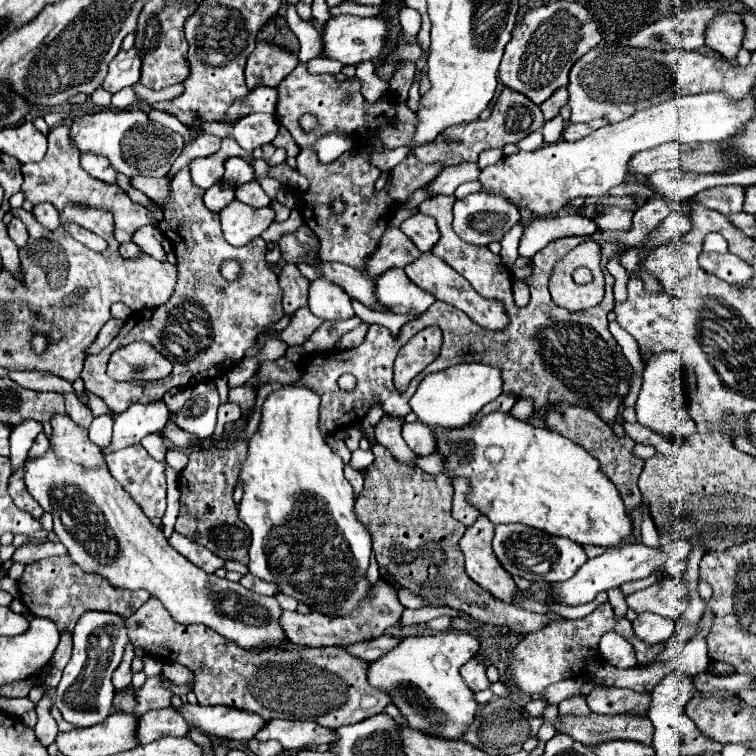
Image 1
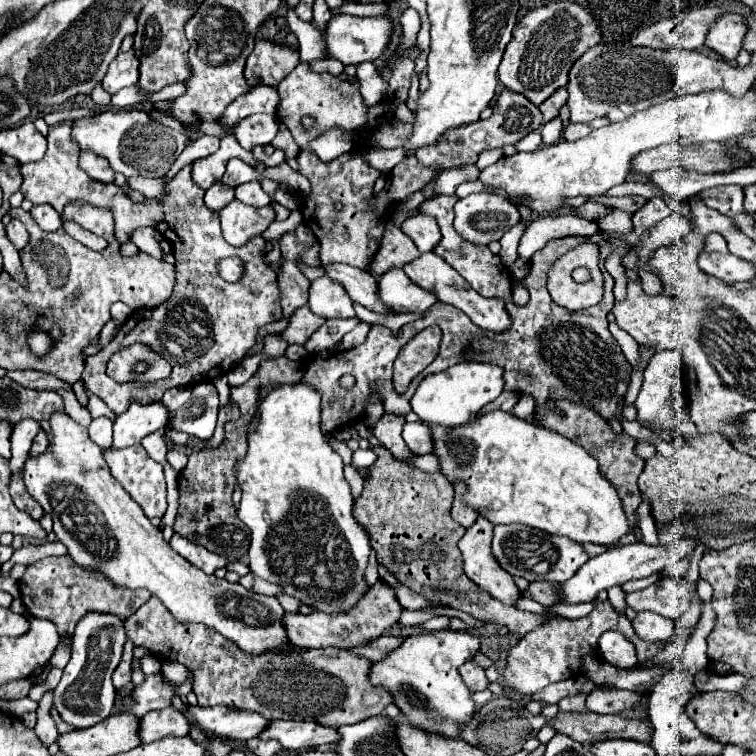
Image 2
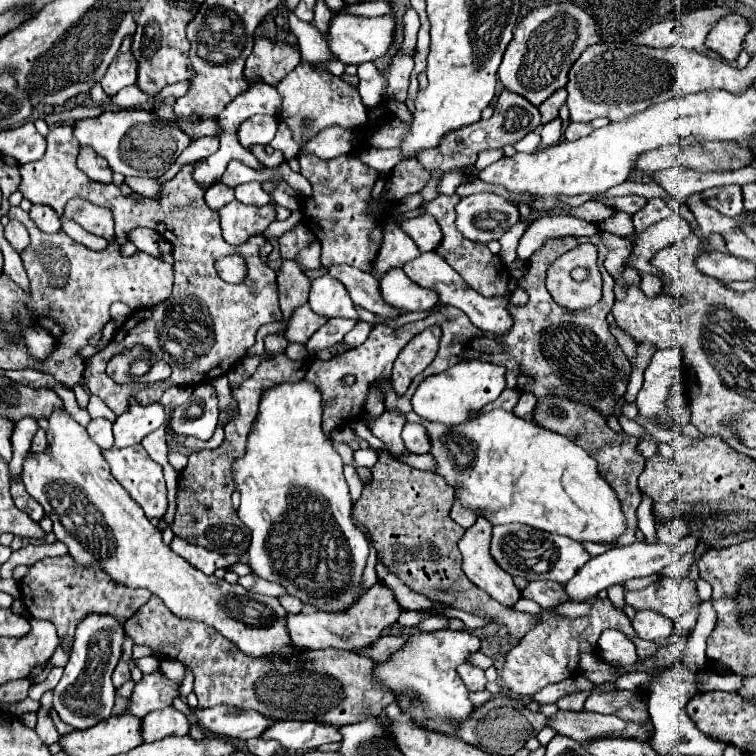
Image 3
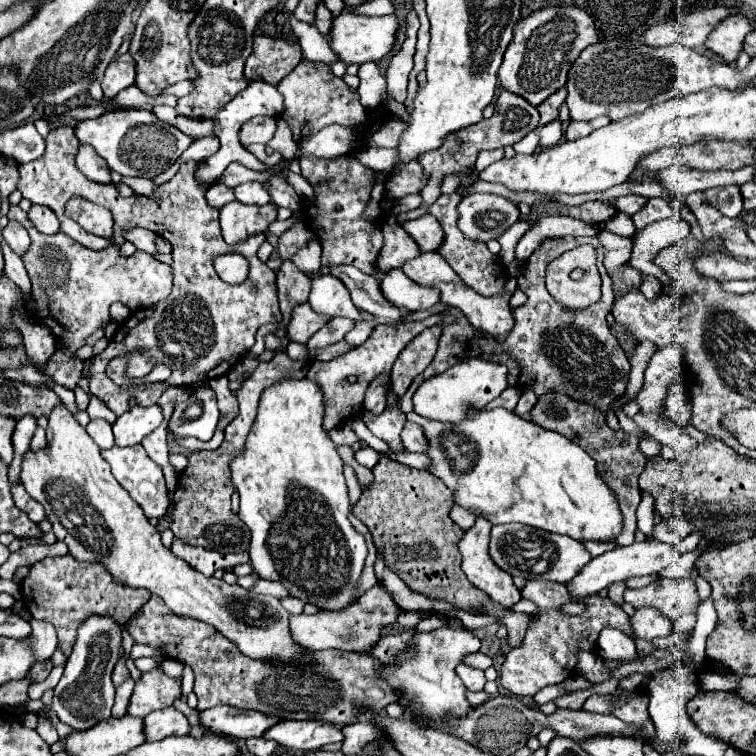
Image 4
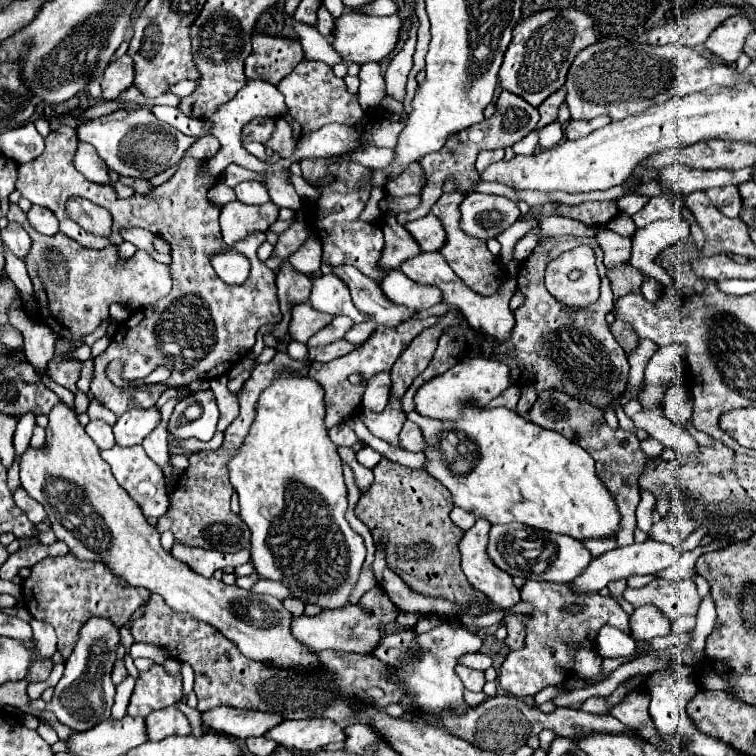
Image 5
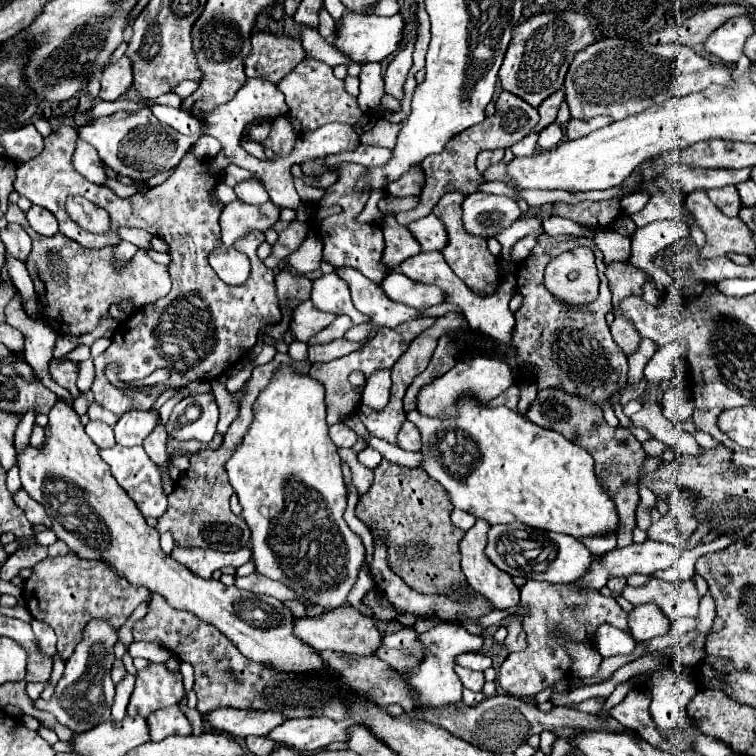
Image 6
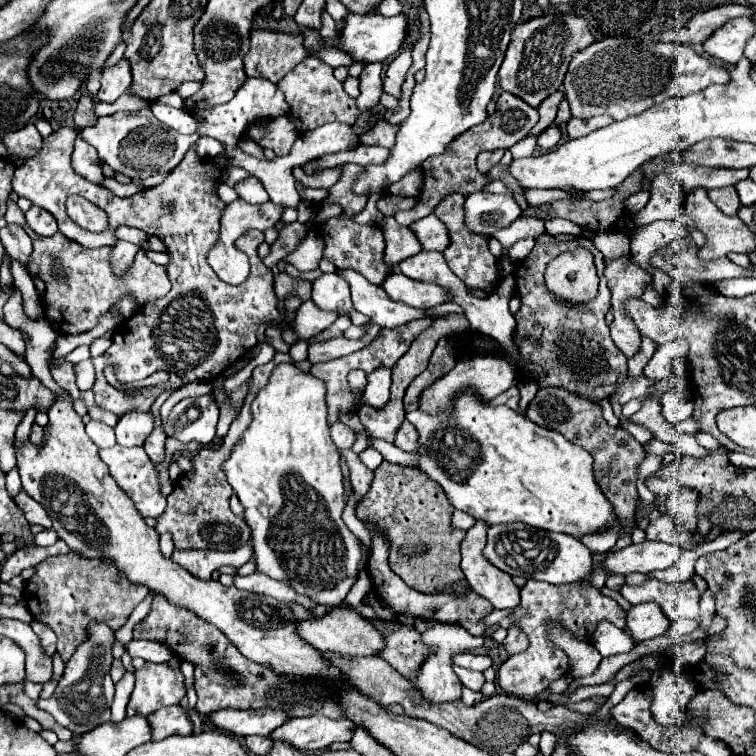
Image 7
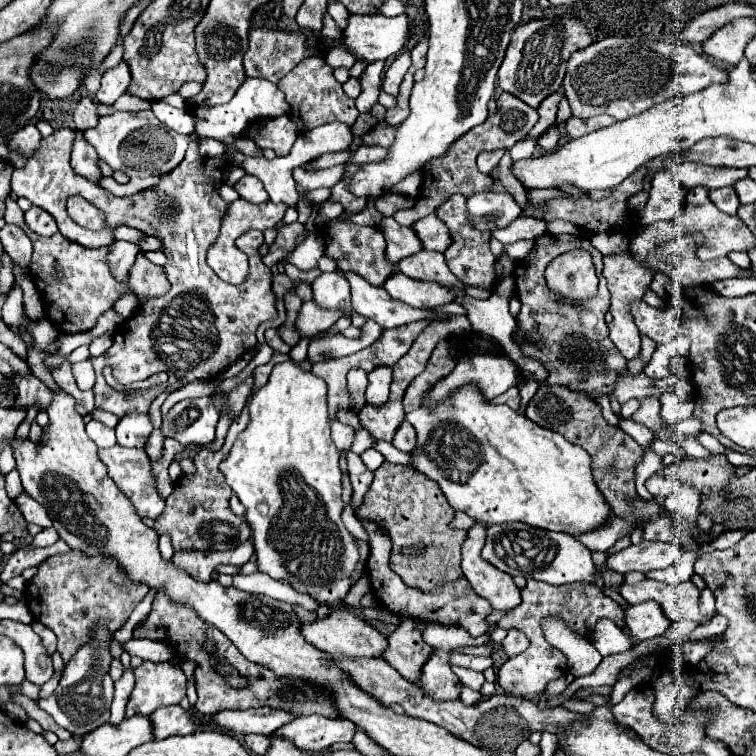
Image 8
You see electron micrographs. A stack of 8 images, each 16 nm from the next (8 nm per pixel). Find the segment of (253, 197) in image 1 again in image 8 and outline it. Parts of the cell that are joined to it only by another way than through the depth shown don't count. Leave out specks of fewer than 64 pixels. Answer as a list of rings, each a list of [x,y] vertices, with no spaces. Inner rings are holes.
[[[246,174],[244,178],[240,178],[234,184],[234,190],[240,194],[240,198],[244,198],[248,202],[254,202],[254,204],[260,204],[264,200],[269,200],[262,182],[256,176],[250,176],[250,174]]]

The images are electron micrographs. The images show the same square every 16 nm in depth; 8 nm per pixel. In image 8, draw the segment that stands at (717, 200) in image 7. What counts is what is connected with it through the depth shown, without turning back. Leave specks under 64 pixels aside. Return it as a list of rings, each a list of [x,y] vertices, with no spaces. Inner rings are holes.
[[[732,186],[728,188],[718,188],[718,190],[710,190],[710,200],[726,214],[736,214],[740,202],[738,202],[738,196],[734,192]]]

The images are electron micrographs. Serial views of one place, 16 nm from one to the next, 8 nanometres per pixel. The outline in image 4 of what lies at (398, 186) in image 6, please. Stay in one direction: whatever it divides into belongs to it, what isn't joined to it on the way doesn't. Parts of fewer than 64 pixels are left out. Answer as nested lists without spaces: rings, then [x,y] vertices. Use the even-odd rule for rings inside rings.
[[[418,162],[406,164],[400,174],[388,180],[384,188],[384,198],[402,198],[408,194],[418,194],[424,188],[424,180],[428,180],[428,176],[424,176],[424,170]]]

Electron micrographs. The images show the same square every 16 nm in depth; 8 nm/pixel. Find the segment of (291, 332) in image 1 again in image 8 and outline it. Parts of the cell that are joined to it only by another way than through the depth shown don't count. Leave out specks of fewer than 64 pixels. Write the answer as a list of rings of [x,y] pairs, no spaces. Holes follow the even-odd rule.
[[[304,302],[296,320],[300,336],[318,336],[326,332],[338,318],[352,316],[352,310],[326,310],[316,302]]]

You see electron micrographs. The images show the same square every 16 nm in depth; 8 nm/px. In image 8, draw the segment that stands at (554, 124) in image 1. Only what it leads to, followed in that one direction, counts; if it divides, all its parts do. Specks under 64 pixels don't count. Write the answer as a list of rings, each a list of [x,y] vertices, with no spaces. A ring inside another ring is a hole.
[[[550,128],[550,130],[538,140],[538,144],[540,144],[546,152],[556,150],[556,144],[558,144],[558,130],[556,130],[556,128]]]

